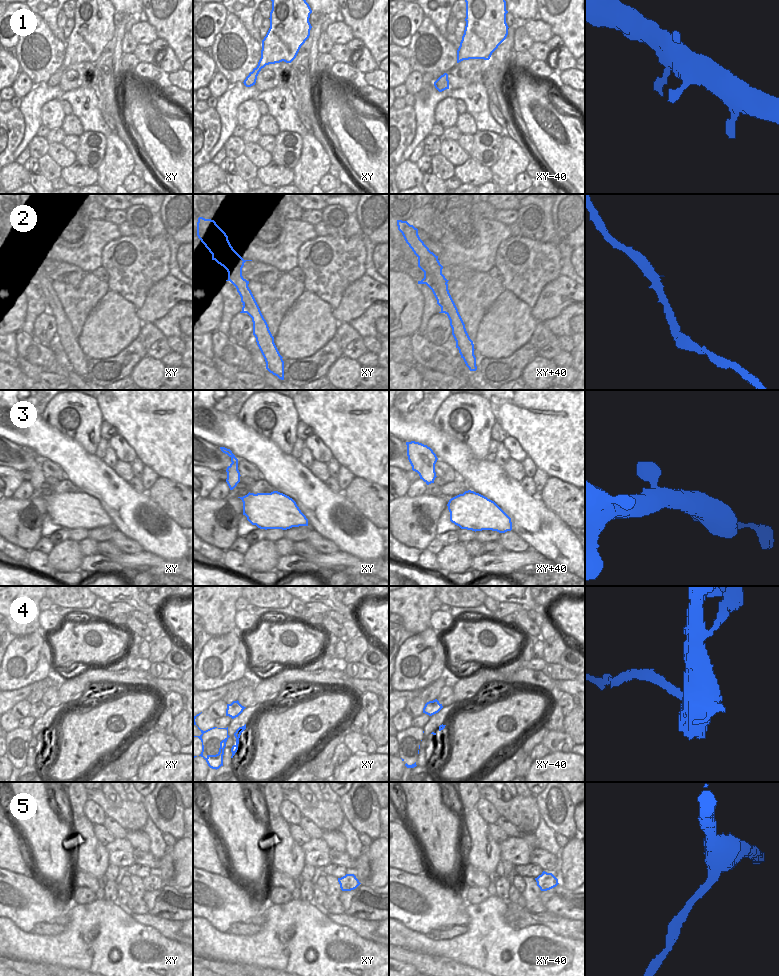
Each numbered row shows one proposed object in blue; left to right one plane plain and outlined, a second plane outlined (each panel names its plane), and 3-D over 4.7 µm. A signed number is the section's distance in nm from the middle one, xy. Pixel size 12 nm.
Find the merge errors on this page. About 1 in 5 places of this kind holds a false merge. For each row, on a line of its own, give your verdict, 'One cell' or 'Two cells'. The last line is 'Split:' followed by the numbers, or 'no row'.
1: One cell
2: One cell
3: One cell
4: Two cells
5: One cell
Split: 4.

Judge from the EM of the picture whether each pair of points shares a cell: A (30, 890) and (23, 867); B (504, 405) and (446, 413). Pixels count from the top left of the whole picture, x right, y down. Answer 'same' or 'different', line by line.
A: different
B: different

